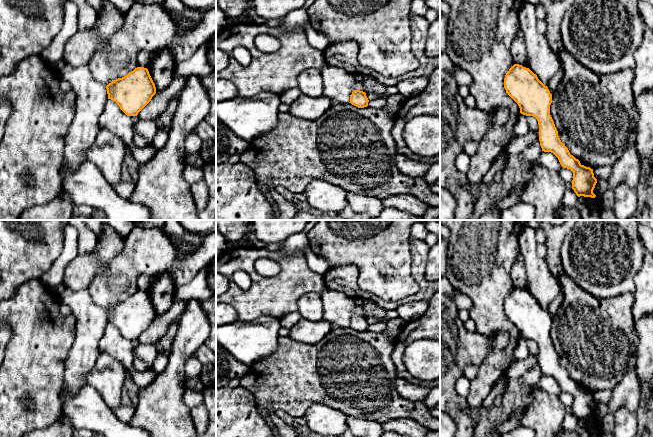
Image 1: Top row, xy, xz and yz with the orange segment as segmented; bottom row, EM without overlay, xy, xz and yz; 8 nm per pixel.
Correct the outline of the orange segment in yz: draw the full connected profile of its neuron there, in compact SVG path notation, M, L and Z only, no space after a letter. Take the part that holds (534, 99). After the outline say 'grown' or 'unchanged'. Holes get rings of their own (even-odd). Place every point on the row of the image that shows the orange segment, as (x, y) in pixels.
M514 64L504 78L506 93L518 104L520 113L533 116L539 125L539 141L542 151L553 153L563 168L573 172L572 189L578 197L595 198L593 193L597 179L593 169L580 163L558 136L550 115L552 94L529 68Z; unchanged

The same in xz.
M354 90L350 95L350 102L352 105L358 108L364 108L368 106L368 98L366 93L360 90Z; unchanged

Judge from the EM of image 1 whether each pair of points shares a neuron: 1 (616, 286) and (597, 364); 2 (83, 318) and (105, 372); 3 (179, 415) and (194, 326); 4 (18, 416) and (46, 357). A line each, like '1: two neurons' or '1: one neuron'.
1: two neurons
2: two neurons
3: one neuron
4: one neuron

